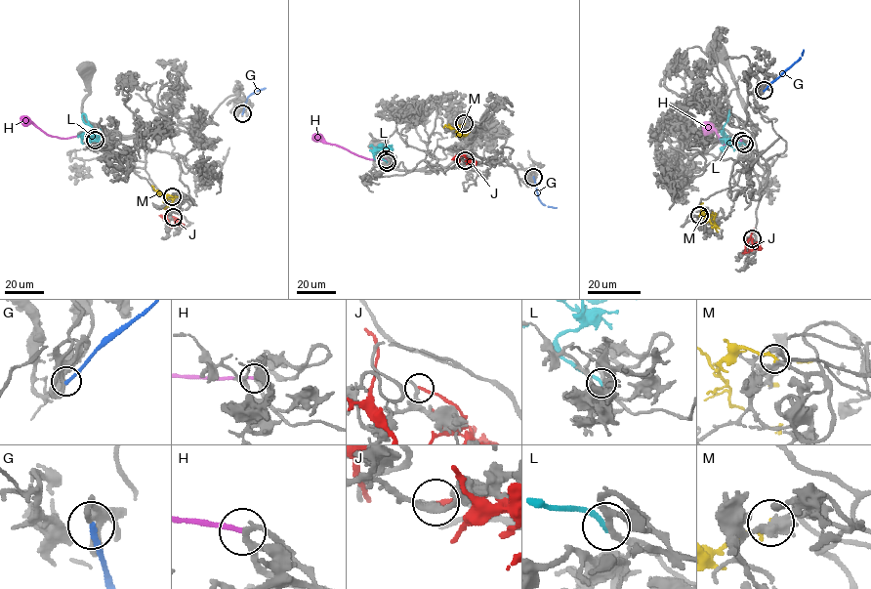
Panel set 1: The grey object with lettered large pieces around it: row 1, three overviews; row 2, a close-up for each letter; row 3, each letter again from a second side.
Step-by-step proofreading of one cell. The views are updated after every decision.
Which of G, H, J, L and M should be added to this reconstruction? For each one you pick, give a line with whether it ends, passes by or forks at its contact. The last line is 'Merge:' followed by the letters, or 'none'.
Merge: none

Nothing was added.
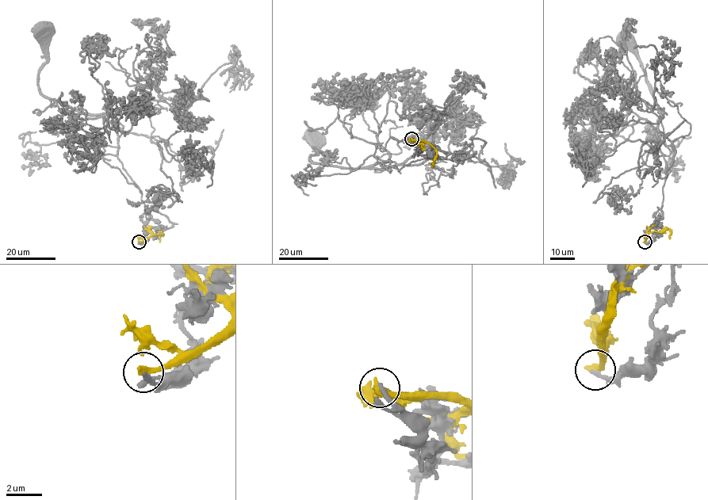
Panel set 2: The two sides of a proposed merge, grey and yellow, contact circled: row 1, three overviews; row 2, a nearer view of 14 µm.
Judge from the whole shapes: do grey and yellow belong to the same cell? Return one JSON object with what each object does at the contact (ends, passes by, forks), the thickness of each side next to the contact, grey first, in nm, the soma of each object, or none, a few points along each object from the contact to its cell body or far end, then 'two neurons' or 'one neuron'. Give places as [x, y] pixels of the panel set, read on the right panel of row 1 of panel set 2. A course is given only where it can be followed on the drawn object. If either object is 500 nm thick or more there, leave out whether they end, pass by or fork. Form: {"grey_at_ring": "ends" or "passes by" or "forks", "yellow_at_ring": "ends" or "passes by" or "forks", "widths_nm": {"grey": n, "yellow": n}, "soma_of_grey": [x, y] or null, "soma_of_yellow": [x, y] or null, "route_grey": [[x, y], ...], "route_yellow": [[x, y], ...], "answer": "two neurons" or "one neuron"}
{"grey_at_ring": "ends", "yellow_at_ring": "ends", "widths_nm": {"grey": 220, "yellow": 440}, "soma_of_grey": [628, 40], "soma_of_yellow": null, "route_grey": [[644, 242], [662, 219], [669, 171], [657, 135], [663, 116], [628, 39]], "route_yellow": [[644, 242], [648, 234], [655, 231], [669, 230], [670, 238]], "answer": "two neurons"}

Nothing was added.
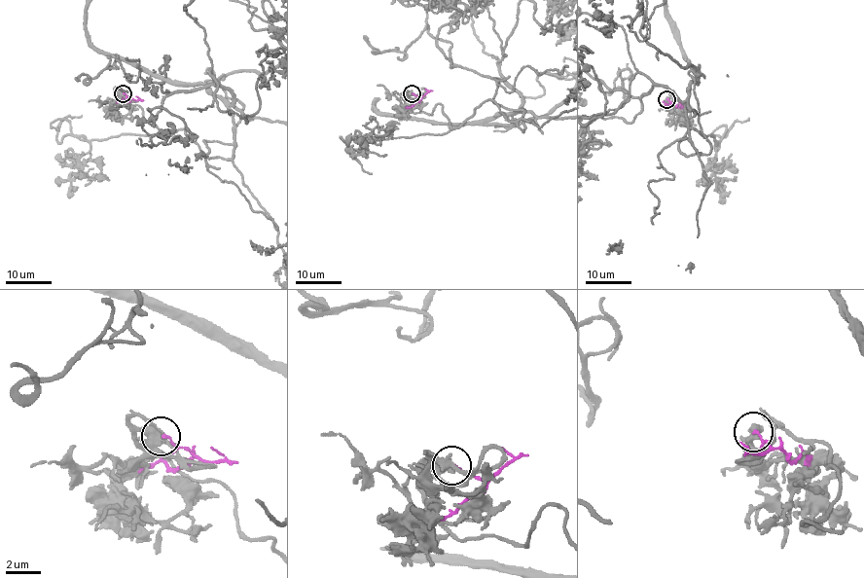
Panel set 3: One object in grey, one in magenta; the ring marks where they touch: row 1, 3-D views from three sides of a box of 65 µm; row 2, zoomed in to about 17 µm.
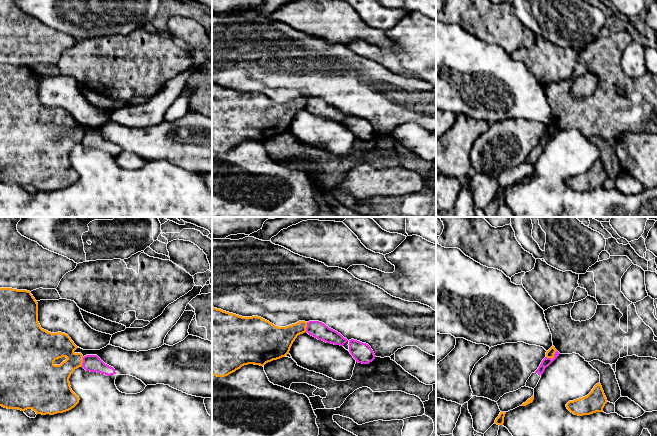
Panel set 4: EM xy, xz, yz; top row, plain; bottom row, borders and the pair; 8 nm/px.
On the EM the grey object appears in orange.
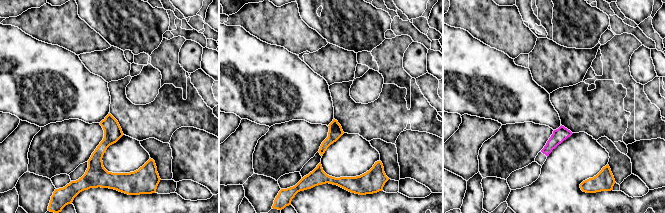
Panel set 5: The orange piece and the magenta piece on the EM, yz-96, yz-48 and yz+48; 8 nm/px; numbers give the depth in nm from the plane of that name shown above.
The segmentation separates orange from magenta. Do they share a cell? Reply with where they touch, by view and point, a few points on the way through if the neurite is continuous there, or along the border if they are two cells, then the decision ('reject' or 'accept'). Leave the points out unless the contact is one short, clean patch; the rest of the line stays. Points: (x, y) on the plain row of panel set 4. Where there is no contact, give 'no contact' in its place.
contact yz (553, 133); reject

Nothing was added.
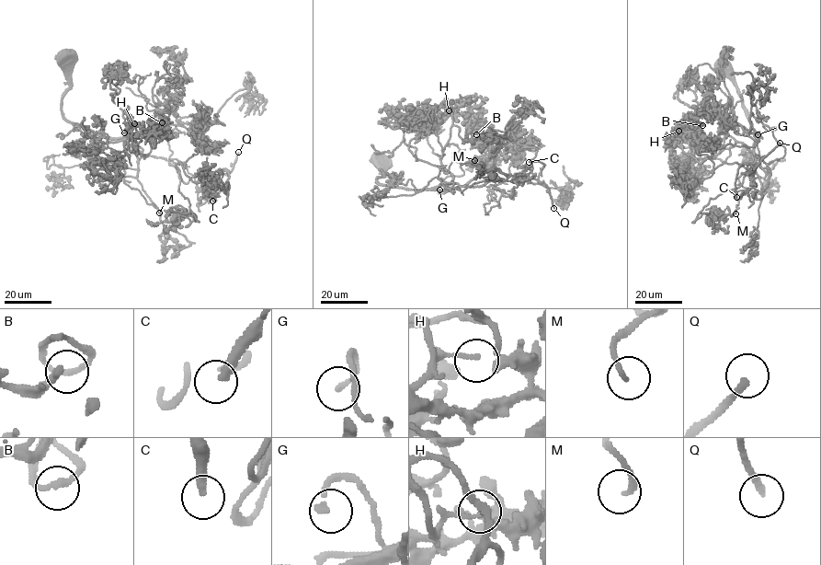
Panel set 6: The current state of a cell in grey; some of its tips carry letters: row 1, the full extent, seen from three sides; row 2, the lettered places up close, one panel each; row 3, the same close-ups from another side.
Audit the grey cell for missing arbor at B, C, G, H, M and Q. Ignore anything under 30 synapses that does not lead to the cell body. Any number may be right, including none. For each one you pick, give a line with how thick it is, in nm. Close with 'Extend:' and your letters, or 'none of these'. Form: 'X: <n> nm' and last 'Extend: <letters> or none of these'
C: 300 nm
G: 190 nm
M: 160 nm
Extend: C, G, M

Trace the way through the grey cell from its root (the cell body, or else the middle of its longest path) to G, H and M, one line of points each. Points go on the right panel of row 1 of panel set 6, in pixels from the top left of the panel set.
G: (725, 66), (758, 141), (759, 132), (758, 134)
H: (725, 66), (758, 136), (754, 148), (727, 135), (715, 156), (695, 158), (682, 150), (675, 127), (678, 131)
M: (725, 66), (758, 138), (754, 170), (738, 178), (746, 190), (734, 192), (735, 213)

